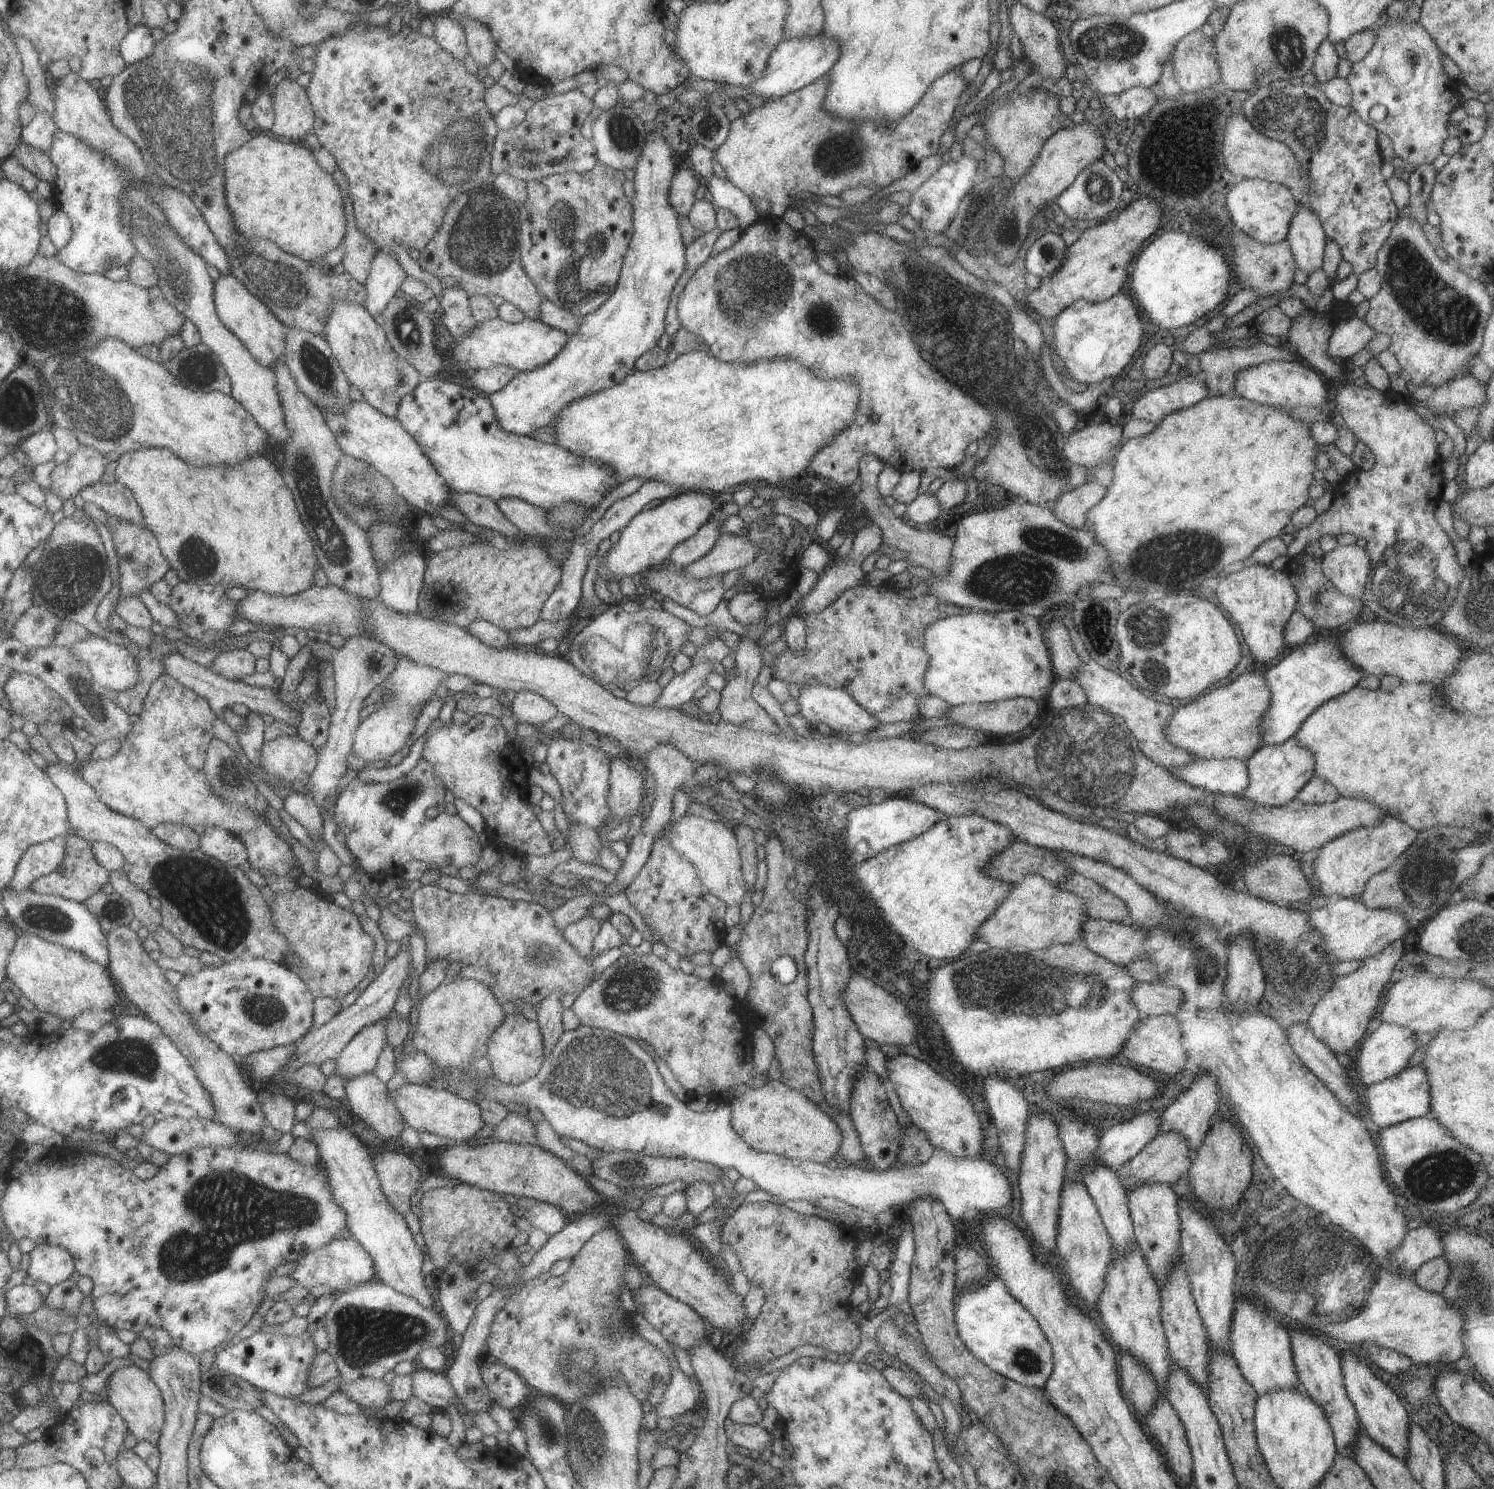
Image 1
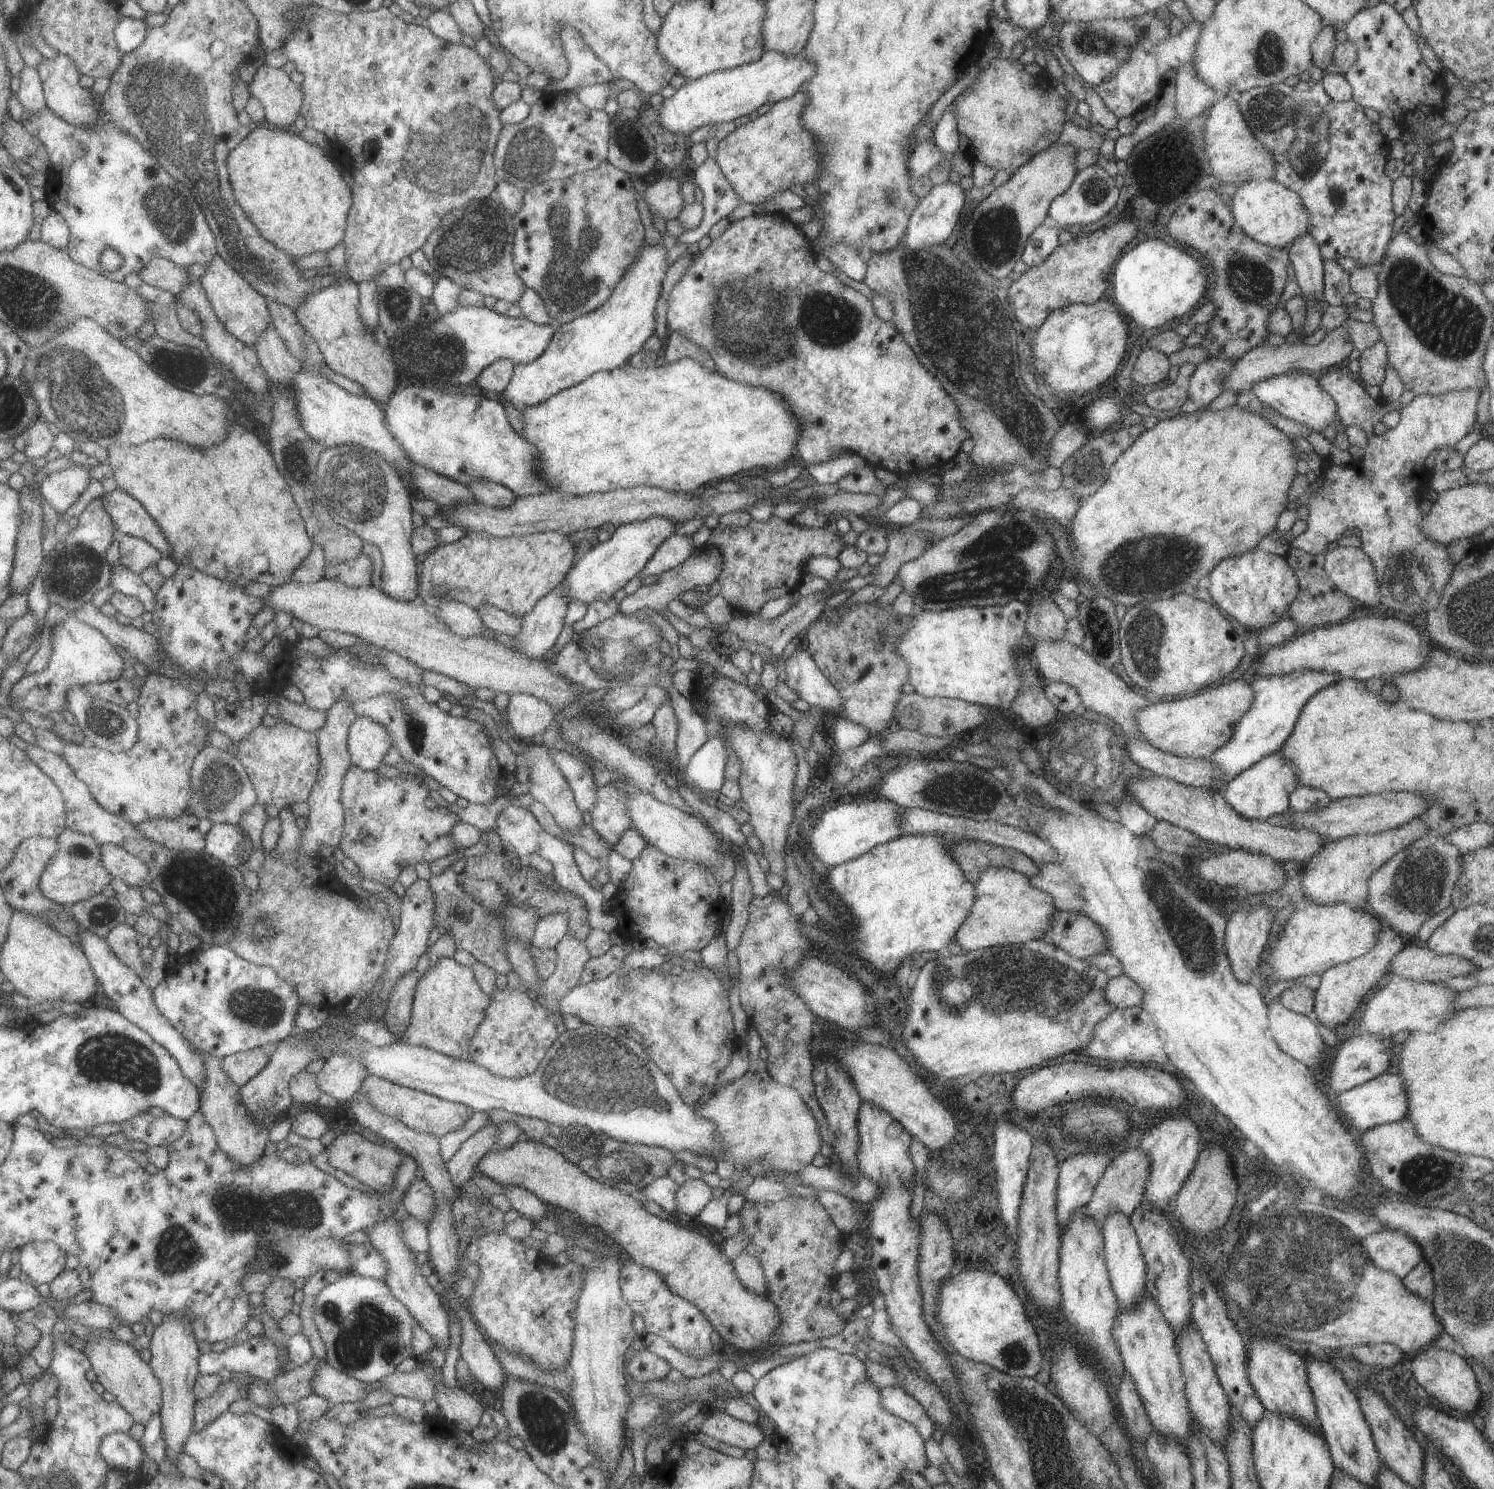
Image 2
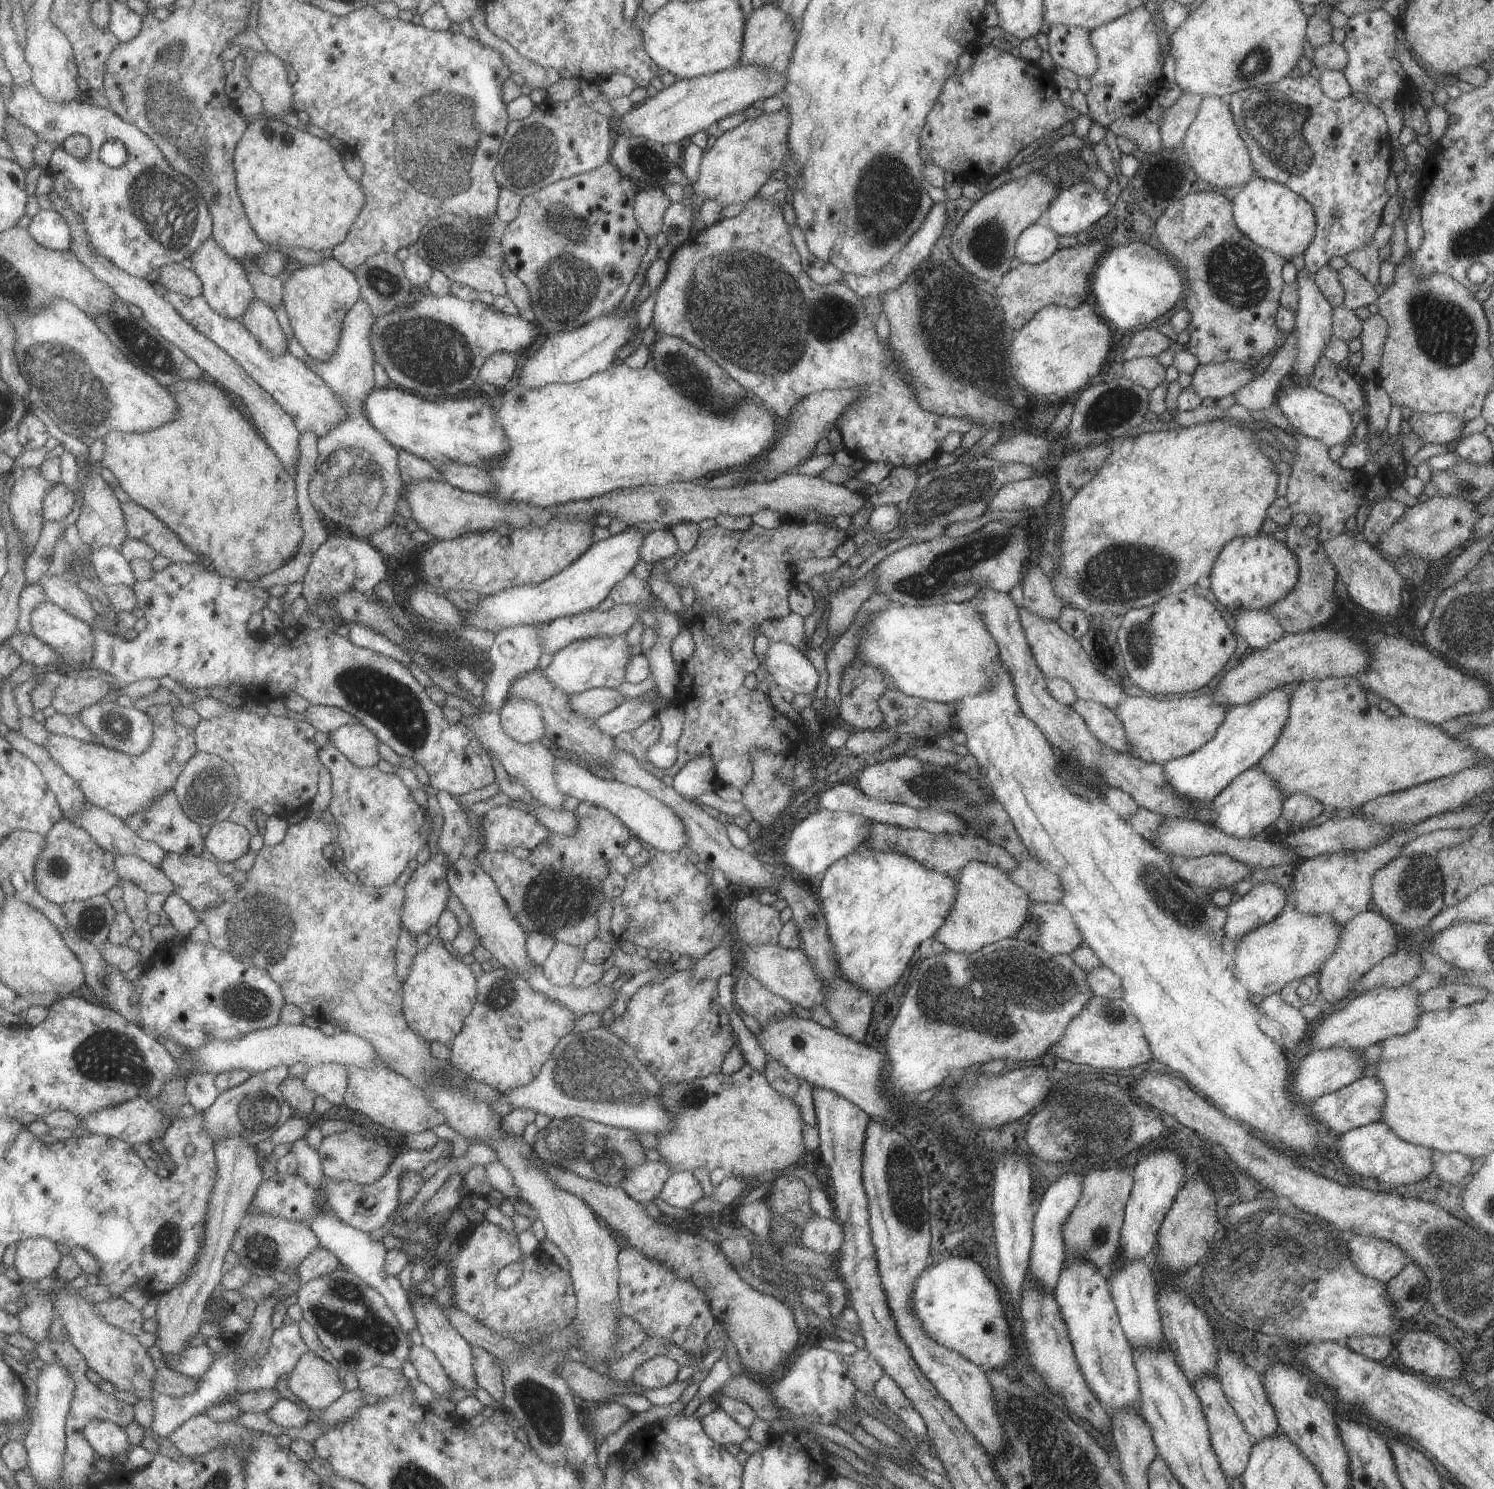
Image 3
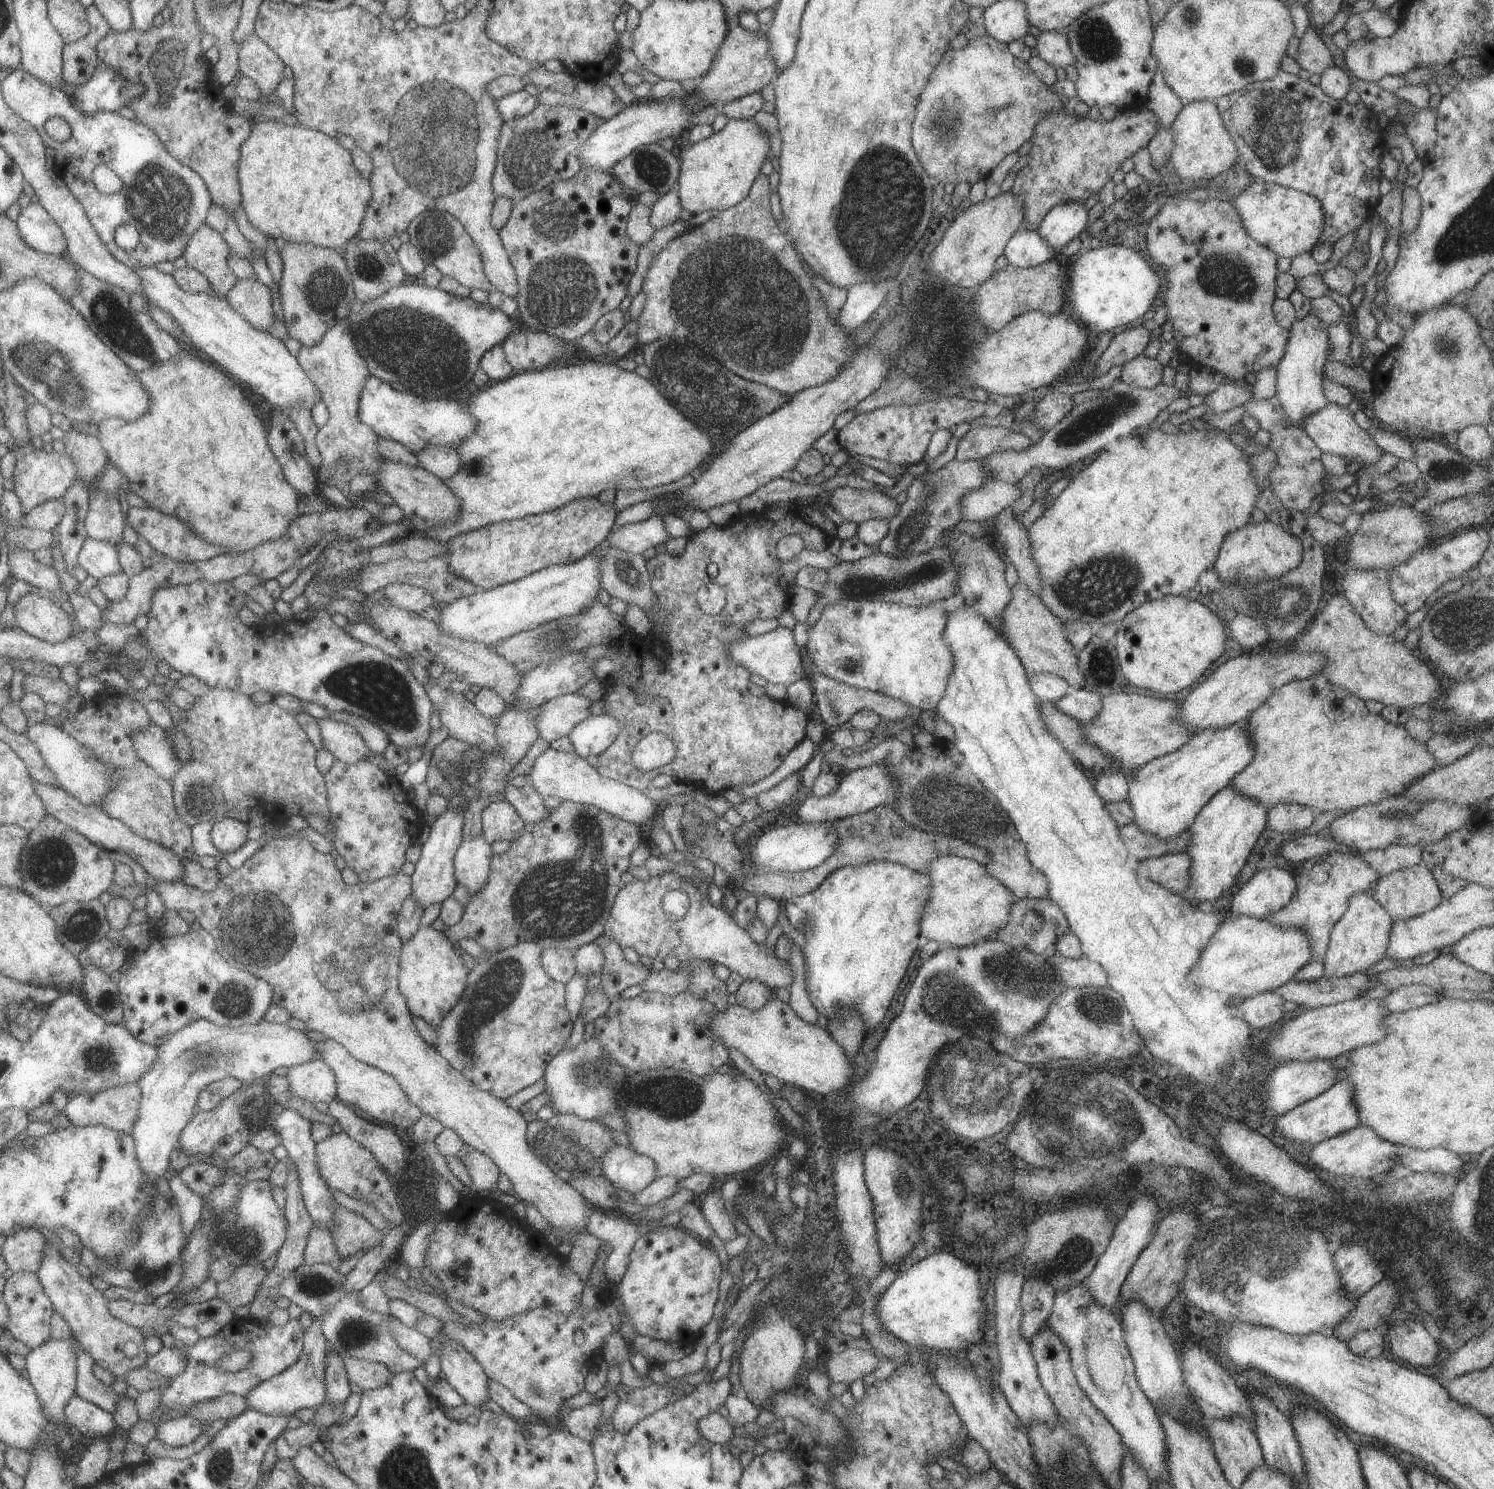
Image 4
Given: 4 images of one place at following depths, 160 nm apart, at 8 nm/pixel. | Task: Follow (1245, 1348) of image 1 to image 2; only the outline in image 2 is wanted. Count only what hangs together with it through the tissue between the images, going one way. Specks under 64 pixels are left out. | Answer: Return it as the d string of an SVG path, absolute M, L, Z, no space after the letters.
M1254 1336L1252 1342L1247 1346L1246 1356L1248 1356L1248 1378L1250 1378L1250 1384L1254 1388L1254 1392L1258 1394L1260 1402L1268 1412L1276 1412L1276 1414L1286 1414L1286 1416L1292 1416L1296 1420L1300 1420L1302 1424L1308 1424L1310 1428L1316 1430L1316 1434L1320 1432L1322 1436L1325 1436L1322 1431L1322 1426L1318 1424L1318 1412L1316 1409L1316 1400L1314 1400L1314 1394L1312 1394L1312 1388L1308 1383L1308 1372L1306 1372L1306 1362L1296 1354L1292 1352L1288 1346L1282 1346L1280 1344L1282 1340L1270 1340L1270 1338L1258 1338Z

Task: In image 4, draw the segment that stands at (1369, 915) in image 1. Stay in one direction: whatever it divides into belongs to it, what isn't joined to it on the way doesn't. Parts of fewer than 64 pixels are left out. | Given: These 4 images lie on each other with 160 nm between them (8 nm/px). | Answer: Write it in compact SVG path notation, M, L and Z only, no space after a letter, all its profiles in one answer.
M1225 916L1206 950L1198 956L1196 966L1192 966L1190 982L1196 988L1246 999L1283 986L1310 962L1312 944L1302 930L1274 926L1270 920L1257 917Z

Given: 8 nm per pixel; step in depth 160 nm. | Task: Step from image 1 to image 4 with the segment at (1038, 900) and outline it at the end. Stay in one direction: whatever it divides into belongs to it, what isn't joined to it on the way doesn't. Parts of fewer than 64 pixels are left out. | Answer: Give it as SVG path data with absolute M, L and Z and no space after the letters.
M955 855L940 856L930 862L926 874L930 876L930 898L920 920L920 930L928 941L937 941L949 947L979 944L985 939L996 937L996 932L1010 920L1010 908L1016 897L1002 882L991 876L982 864Z

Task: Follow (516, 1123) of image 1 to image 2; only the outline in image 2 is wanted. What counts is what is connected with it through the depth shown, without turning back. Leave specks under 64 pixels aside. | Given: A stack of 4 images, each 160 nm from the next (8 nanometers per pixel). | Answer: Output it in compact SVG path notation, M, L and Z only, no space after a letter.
M491 1123L482 1126L474 1136L470 1136L460 1146L460 1150L446 1164L446 1170L456 1190L462 1190L462 1186L470 1180L480 1160L493 1149L498 1138L496 1134L498 1134L498 1125Z

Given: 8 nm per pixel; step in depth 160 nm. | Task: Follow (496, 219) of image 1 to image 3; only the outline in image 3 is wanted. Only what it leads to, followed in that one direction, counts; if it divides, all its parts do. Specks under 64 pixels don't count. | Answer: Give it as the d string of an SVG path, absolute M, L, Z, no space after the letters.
M451 213L432 218L422 226L416 245L418 255L430 268L448 276L450 281L470 286L476 292L489 292L496 296L507 296L502 262L504 252L501 239L496 236L492 222L480 218L462 218Z

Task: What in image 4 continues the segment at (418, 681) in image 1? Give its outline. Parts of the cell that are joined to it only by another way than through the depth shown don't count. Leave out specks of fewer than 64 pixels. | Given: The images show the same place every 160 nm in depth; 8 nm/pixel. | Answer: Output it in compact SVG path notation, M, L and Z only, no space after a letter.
M331 719L318 720L322 731L323 747L330 751L334 758L348 765L354 765L356 762L367 761L368 754L371 753L362 736L352 726L342 722L335 722Z

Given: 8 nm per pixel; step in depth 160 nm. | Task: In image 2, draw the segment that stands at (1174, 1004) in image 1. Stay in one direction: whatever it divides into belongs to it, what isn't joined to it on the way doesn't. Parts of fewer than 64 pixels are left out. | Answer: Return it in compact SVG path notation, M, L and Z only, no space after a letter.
M1122 974L1116 978L1107 978L1104 996L1117 1008L1140 1007L1144 1000L1144 992L1140 990L1140 986Z

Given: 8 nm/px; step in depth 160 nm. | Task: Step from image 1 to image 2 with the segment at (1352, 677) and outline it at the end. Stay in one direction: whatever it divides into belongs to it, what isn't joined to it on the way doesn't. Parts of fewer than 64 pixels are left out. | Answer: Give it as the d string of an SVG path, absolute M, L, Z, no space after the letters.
M1302 670L1302 672L1284 674L1284 676L1261 676L1250 679L1250 686L1254 692L1252 706L1234 724L1232 738L1222 748L1218 748L1216 752L1212 752L1206 758L1206 760L1210 760L1210 764L1216 764L1216 770L1220 772L1220 780L1216 780L1216 790L1223 792L1227 784L1240 772L1254 766L1262 758L1279 752L1294 731L1294 726L1300 717L1302 708L1306 706L1306 702L1316 692L1334 684L1339 678L1340 676L1330 674L1330 672Z

